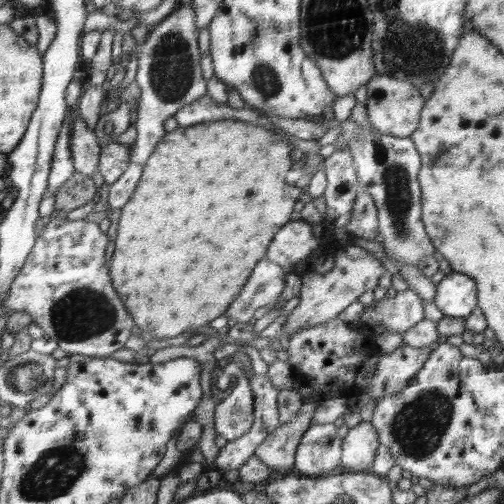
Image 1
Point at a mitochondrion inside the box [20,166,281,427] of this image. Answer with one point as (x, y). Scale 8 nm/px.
(84, 313)

